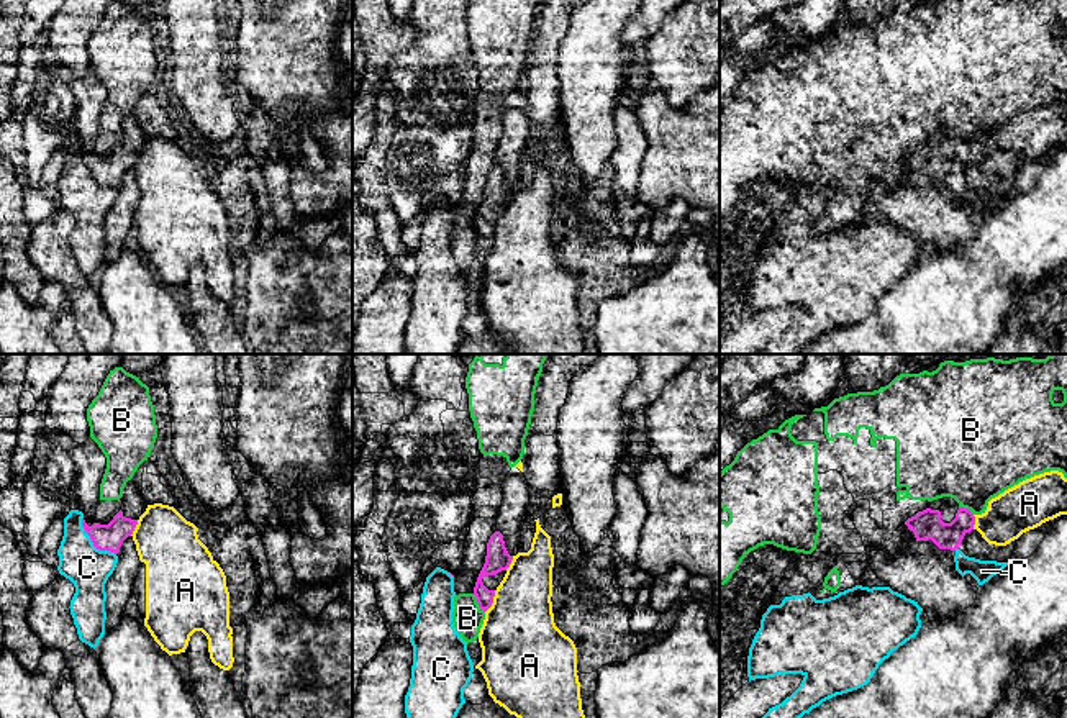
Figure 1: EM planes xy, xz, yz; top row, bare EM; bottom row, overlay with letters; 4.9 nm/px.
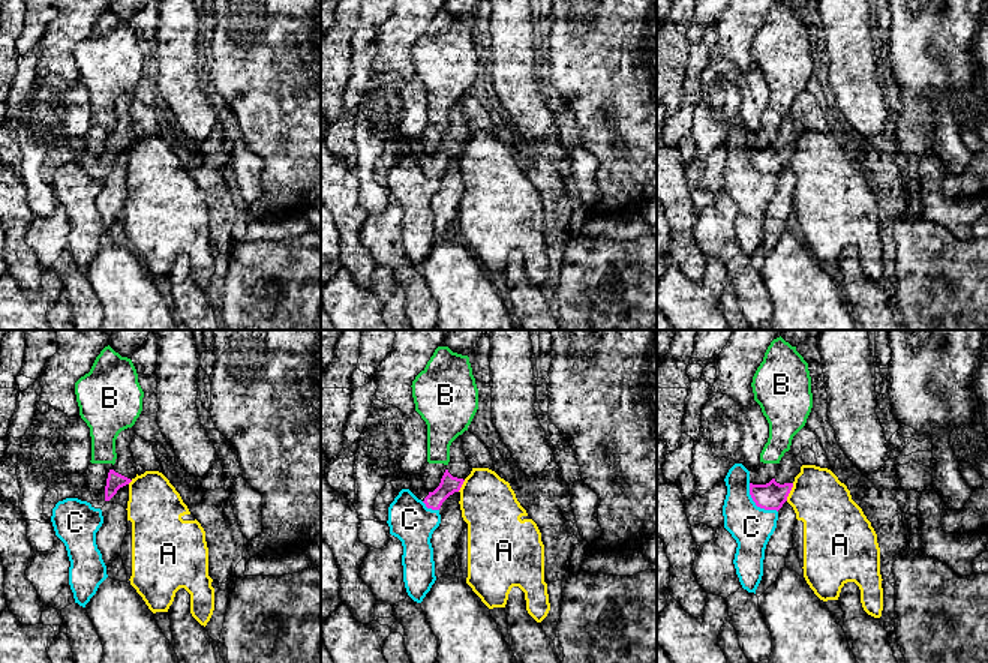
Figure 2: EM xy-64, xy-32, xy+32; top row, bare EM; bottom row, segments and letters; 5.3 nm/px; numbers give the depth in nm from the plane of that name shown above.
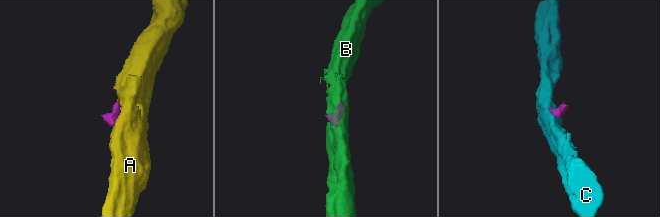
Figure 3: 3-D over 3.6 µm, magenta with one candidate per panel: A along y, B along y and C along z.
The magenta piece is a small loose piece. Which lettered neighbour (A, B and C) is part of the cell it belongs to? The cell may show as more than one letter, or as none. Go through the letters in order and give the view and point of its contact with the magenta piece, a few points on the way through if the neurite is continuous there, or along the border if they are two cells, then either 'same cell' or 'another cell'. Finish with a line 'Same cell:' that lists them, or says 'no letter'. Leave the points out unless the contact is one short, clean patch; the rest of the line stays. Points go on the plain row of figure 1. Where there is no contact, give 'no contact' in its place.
A: contact xz (492, 235); border xz (495, 223), (494, 235), (485, 245); another cell
B: contact xz (477, 235); border xz (472, 227), (484, 245); another cell
C: contact xy (92, 174); border xy (82, 149), (82, 159), (90, 174), (97, 181), (115, 187); another cell
Same cell: no letter

